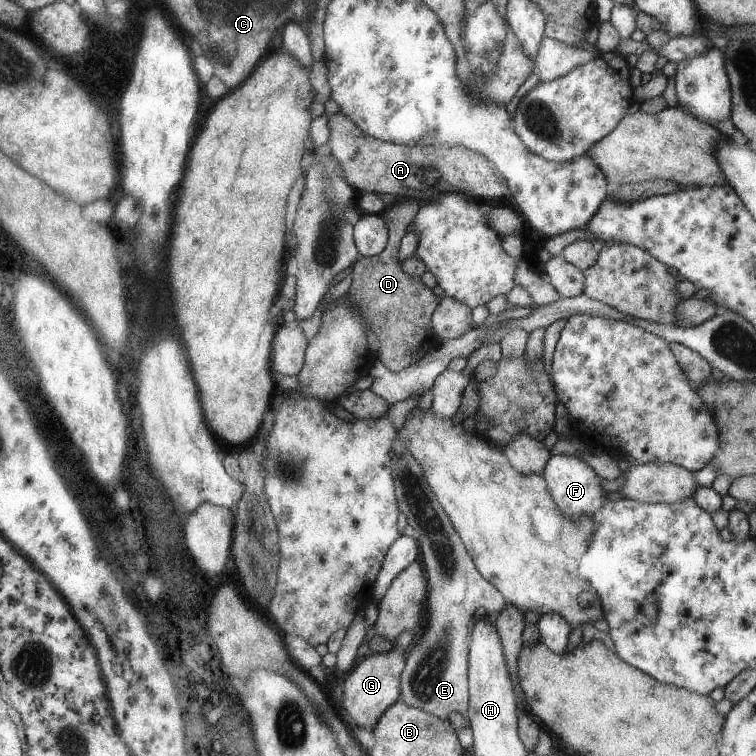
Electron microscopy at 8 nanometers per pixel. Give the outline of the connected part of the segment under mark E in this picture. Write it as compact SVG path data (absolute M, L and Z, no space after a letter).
M405 447L397 454L392 472L399 508L416 532L419 557L427 570L431 592L430 619L427 630L408 654L401 702L446 720L449 712L466 716L469 708L469 635L476 624L474 613L478 608L484 608L494 616L510 605L475 566L454 524L438 502L438 496L431 490L426 472Z

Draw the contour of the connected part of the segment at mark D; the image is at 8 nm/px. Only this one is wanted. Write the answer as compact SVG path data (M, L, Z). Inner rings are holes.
M416 200L398 201L383 212L388 224L389 239L386 248L377 255L358 260L352 266L352 285L349 294L354 298L356 306L372 324L377 358L391 372L399 372L420 362L420 359L441 342L432 330L430 317L440 304L442 295L437 289L426 286L420 278L409 273L407 266L398 261L398 252L408 225L412 224L418 212Z

